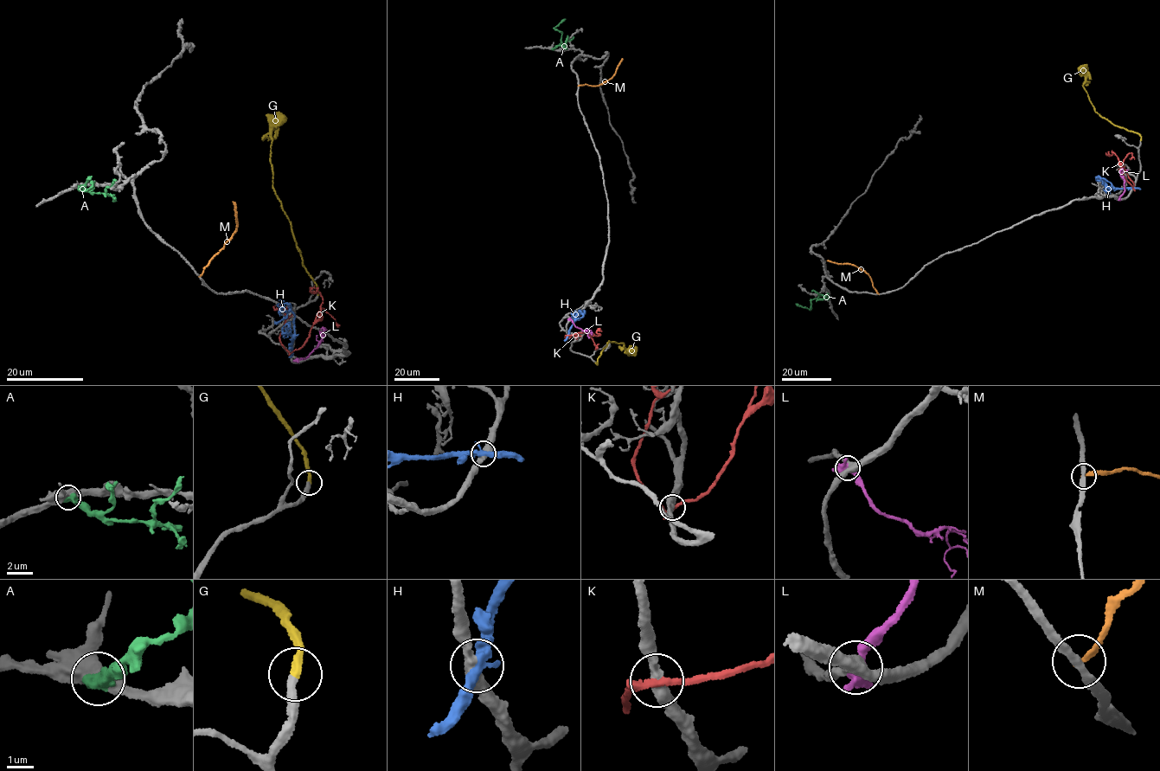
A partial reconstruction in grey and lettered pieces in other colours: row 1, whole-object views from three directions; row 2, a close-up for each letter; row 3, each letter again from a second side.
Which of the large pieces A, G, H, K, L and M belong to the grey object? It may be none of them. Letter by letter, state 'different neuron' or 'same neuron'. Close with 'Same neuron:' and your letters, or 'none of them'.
A: different neuron
G: same neuron
H: different neuron
K: different neuron
L: different neuron
M: different neuron
Same neuron: G

